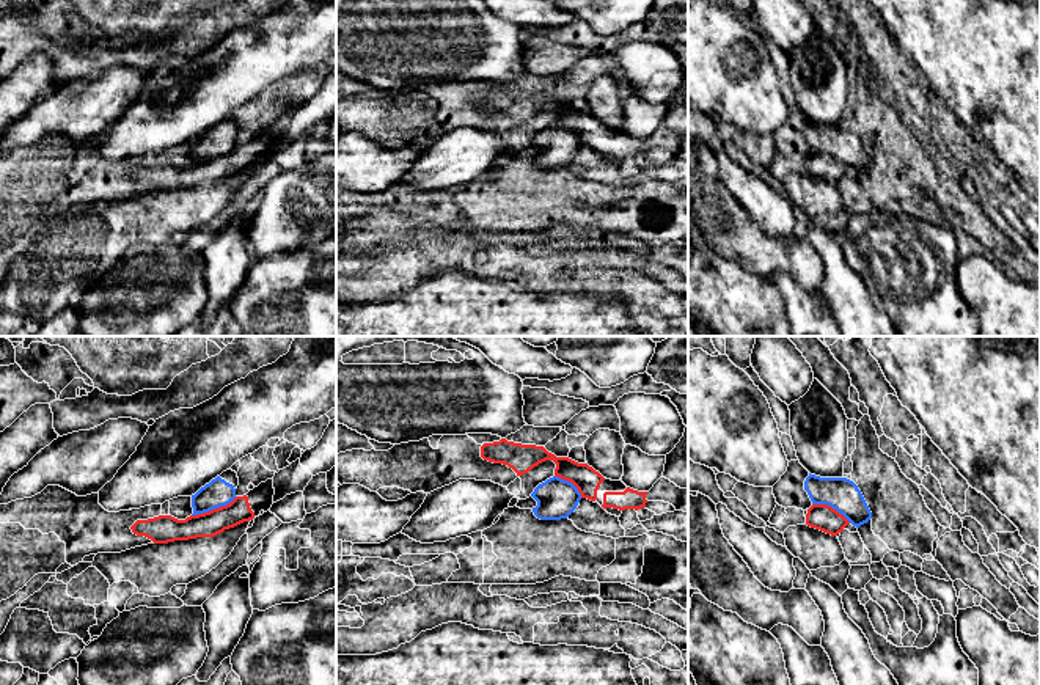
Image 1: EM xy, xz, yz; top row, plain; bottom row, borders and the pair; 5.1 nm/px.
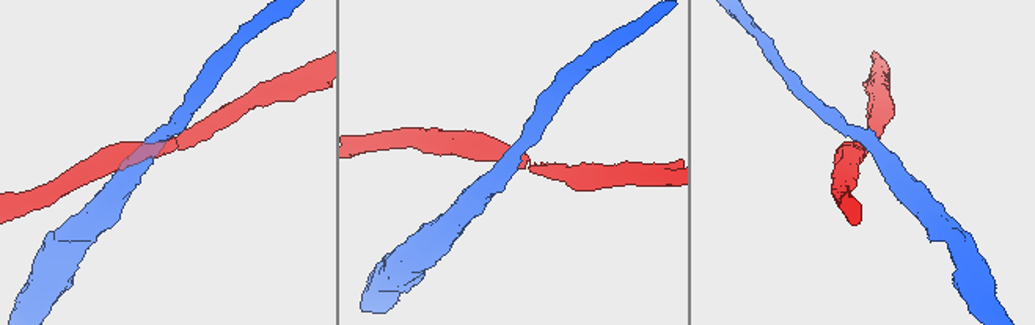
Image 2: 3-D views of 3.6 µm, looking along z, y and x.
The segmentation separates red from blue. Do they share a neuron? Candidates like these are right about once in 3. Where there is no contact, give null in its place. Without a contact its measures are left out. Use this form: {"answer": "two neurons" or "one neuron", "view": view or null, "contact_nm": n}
{"answer": "two neurons", "view": "xy", "contact_nm": 260}

